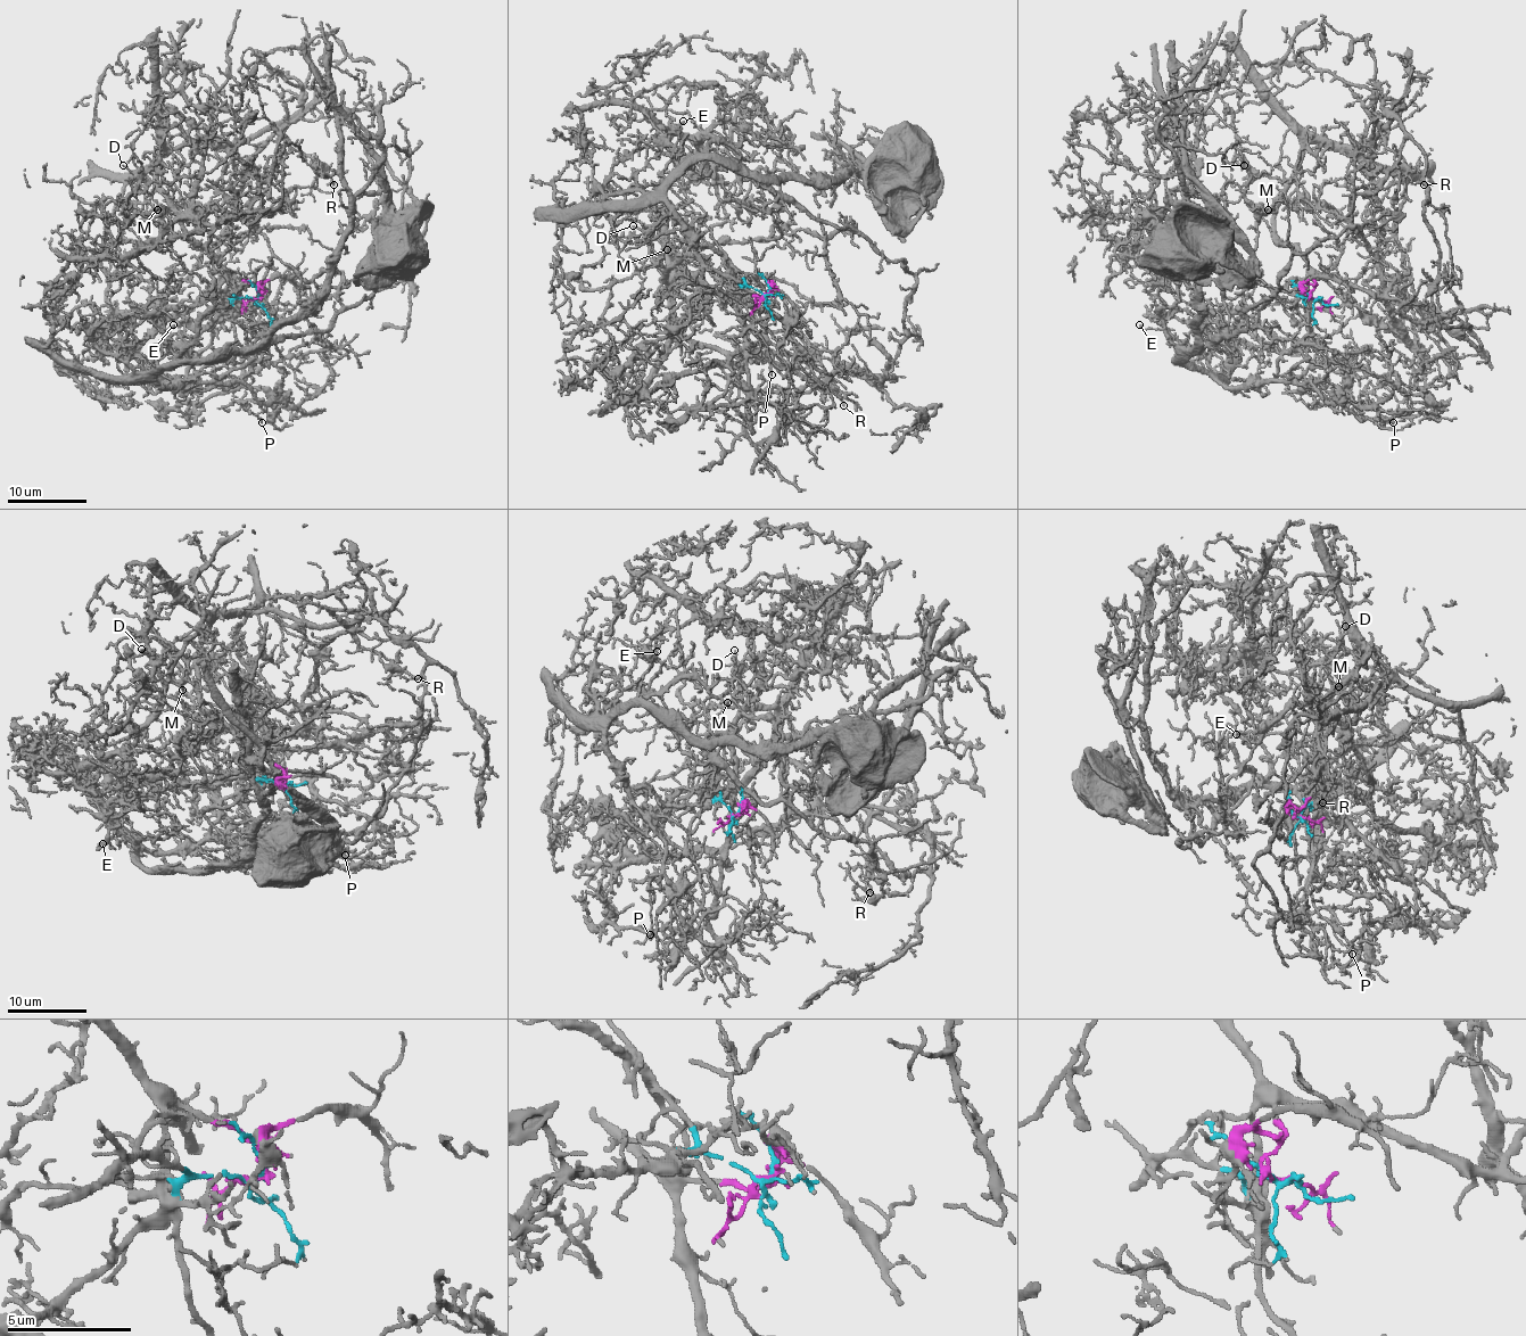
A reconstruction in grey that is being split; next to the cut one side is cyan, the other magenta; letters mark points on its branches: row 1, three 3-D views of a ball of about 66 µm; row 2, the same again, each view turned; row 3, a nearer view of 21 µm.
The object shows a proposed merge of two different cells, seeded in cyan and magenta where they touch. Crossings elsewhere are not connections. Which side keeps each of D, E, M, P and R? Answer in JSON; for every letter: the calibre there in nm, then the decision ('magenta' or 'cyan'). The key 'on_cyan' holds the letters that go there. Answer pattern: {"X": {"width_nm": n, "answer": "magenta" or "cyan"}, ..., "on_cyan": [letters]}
{"D": {"width_nm": 90, "answer": "magenta"}, "E": {"width_nm": 160, "answer": "cyan"}, "M": {"width_nm": 90, "answer": "magenta"}, "P": {"width_nm": 130, "answer": "cyan"}, "R": {"width_nm": 100, "answer": "magenta"}, "on_cyan": ["E", "P"]}

